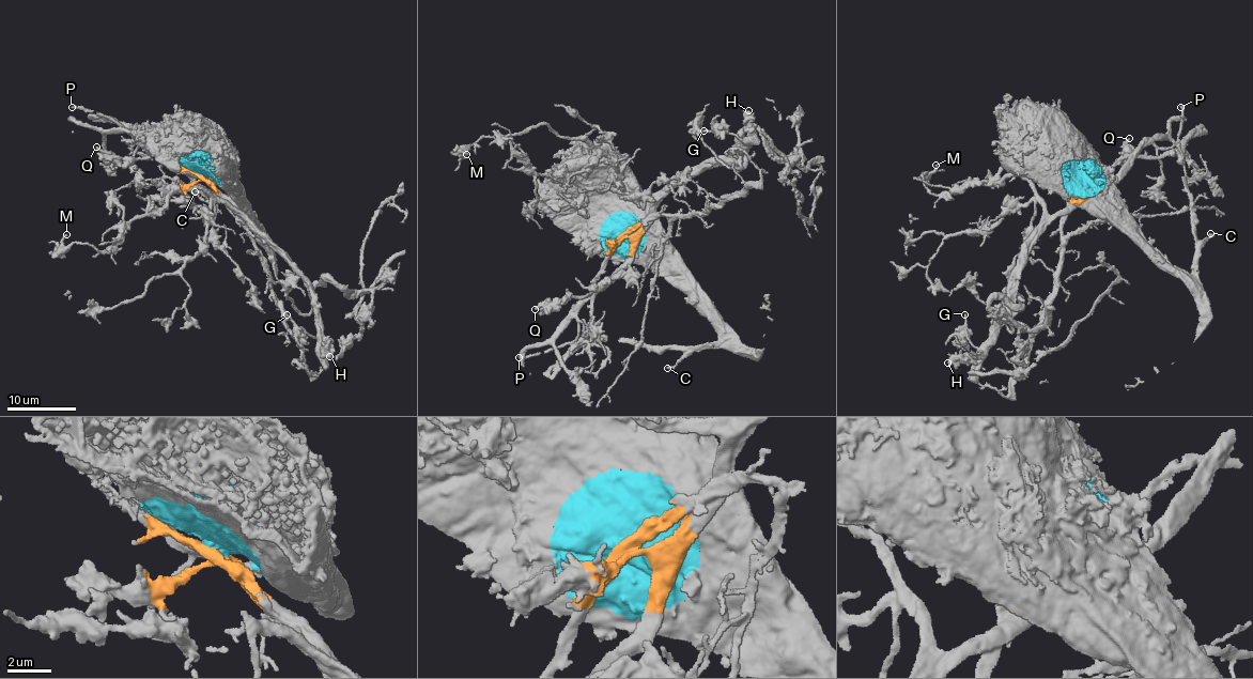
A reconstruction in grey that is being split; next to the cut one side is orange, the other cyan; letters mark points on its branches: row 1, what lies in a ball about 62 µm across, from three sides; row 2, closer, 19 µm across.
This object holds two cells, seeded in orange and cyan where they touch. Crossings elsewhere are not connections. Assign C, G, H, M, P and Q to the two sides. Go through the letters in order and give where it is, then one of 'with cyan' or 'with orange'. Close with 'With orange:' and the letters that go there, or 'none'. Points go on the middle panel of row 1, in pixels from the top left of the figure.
C: (667, 368) | with cyan
G: (704, 130) | with orange
H: (748, 110) | with orange
M: (466, 154) | with orange
P: (519, 357) | with orange
Q: (535, 309) | with orange
With orange: G, H, M, P, Q

